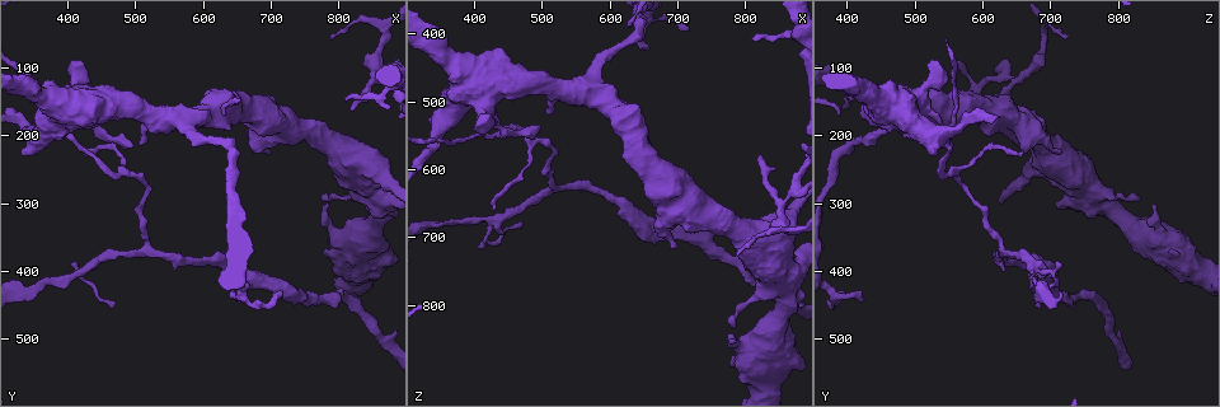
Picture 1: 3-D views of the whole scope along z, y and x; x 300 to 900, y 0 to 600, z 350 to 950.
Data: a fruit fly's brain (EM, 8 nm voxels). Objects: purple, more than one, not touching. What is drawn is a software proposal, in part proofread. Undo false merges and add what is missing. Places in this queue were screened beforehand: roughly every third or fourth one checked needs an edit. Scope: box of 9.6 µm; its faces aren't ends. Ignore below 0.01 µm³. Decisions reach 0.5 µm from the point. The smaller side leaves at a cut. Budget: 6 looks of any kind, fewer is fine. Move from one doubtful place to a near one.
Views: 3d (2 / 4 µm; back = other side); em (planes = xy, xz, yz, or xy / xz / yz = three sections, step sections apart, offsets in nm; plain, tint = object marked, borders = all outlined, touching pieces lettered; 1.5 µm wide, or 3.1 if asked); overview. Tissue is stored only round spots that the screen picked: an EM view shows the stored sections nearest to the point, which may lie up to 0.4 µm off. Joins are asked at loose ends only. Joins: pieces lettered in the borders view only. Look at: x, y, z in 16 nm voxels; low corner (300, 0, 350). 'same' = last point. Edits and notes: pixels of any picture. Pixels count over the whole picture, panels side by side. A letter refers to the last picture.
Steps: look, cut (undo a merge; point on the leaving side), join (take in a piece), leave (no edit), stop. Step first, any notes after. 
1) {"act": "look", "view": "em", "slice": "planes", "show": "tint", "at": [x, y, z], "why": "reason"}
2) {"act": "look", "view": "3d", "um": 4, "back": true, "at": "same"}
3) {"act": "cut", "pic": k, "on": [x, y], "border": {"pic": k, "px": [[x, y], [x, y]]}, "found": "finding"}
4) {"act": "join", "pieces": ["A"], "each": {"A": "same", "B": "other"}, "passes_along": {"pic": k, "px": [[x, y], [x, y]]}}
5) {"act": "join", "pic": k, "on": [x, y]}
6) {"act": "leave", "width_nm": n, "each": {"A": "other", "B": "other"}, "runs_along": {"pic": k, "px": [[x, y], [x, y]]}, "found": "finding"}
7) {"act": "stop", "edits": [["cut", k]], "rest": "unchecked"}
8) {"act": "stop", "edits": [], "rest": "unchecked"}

{"act": "look", "view": "3d", "um": 4, "at": [655, 445, 425], "why": "branch stops here"}

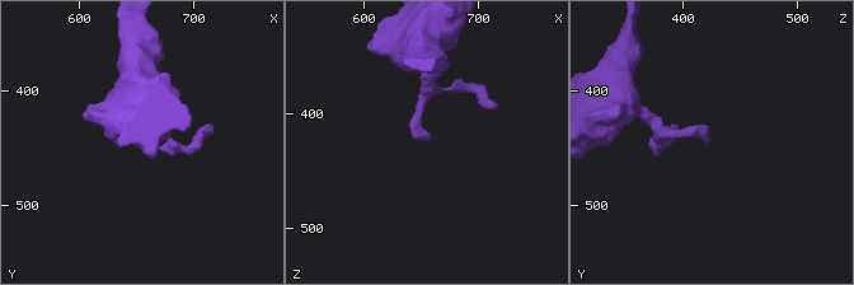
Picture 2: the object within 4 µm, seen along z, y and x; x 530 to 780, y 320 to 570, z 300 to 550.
{"act": "look", "view": "em", "slice": "planes", "show": "borders", "at": [656, 444, 424], "why": "shape alone is not enough"}

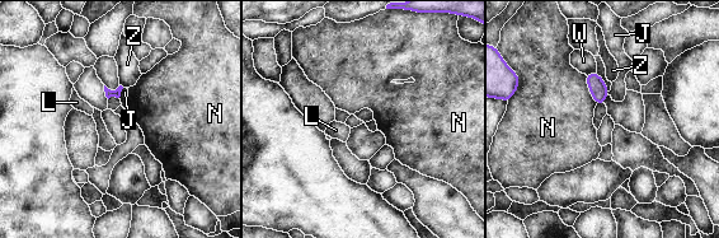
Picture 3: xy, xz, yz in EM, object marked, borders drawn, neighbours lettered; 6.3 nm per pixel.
{"act": "leave", "each": {"J": "other", "L": "other", "N": "other", "W": "other", "Z": "other"}, "border": {"pic": 3, "px": [[123, 88], [118, 97]]}, "found": "no lettered piece goes on from it"}

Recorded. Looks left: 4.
{"act": "look", "view": "em", "slice": "planes", "show": "borders", "at": [855, 115, 650], "why": "calibre changes"}

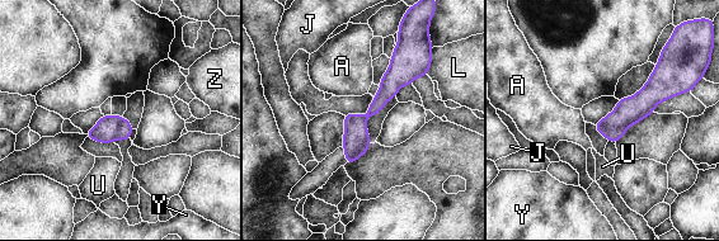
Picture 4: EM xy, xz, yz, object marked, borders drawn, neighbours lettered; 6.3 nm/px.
{"act": "cut", "pic": 4, "on": [630, 110], "each": {"A": "other", "J": "other", "L": "other", "U": "other", "Y": "other", "Z": "other"}, "found": "two neurons meet here"}

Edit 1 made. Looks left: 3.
{"act": "look", "view": "overview", "why": "see it whole again"}

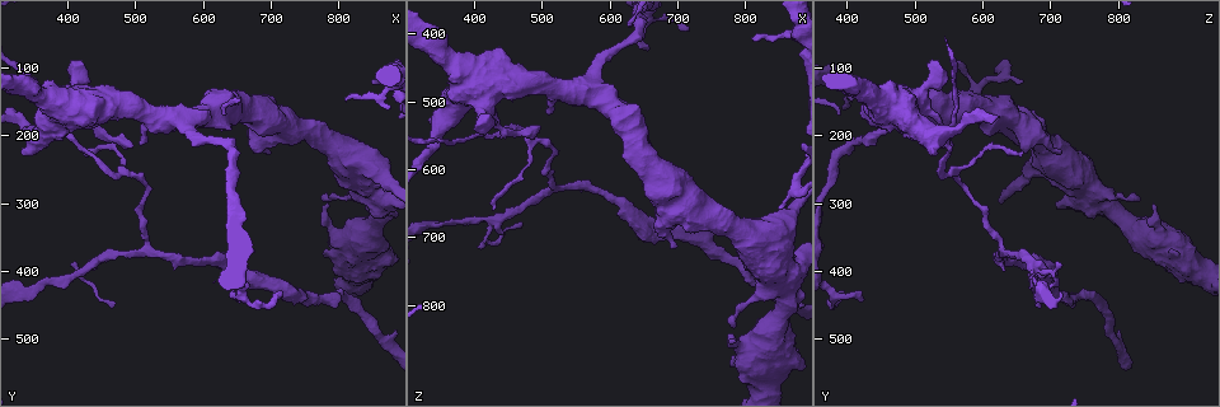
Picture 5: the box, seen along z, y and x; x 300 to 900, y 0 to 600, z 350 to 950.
{"act": "look", "view": "em", "slice": "planes", "show": "borders", "at": [405, 390, 720]}

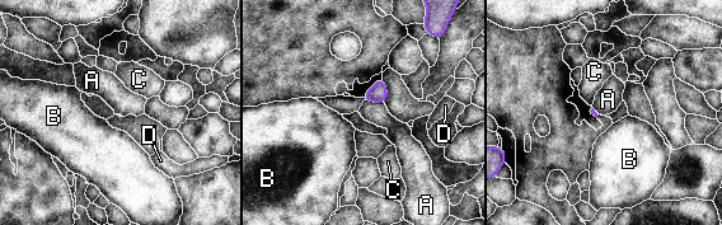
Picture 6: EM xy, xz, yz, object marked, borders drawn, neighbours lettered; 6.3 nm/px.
{"act": "leave", "longest_contact_nm": ["A", 120], "each": {"A": "other", "B": "other", "C": "other", "D": "other"}, "border": {"pic": 6, "px": [[365, 99], [373, 103], [383, 103]]}, "found": "none of them fits"}

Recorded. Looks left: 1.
{"act": "stop", "edits": [["cut", 4]], "rest": "unchecked"}

